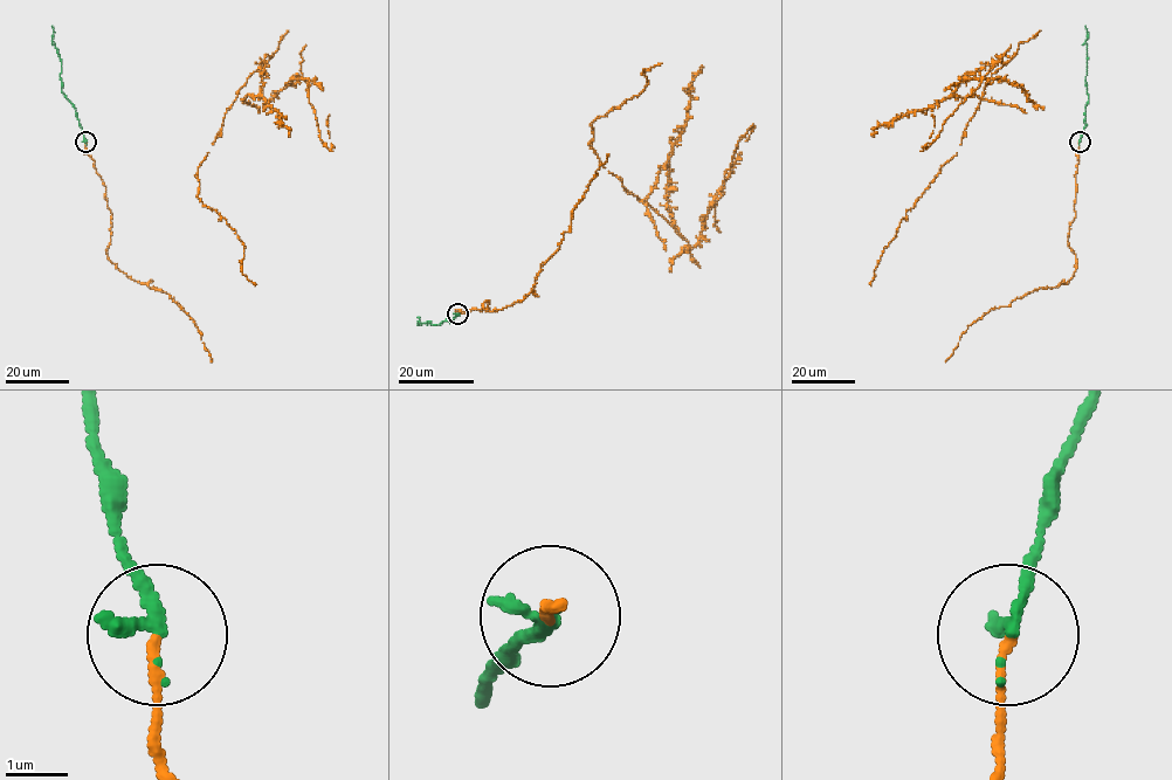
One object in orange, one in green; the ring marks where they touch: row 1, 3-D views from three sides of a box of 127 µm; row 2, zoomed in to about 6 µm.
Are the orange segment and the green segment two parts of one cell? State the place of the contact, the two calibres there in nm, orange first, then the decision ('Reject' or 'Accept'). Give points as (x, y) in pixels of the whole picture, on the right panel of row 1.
Place: (1080, 142). Thickness 130 nm (orange) against 240 nm. Accept

